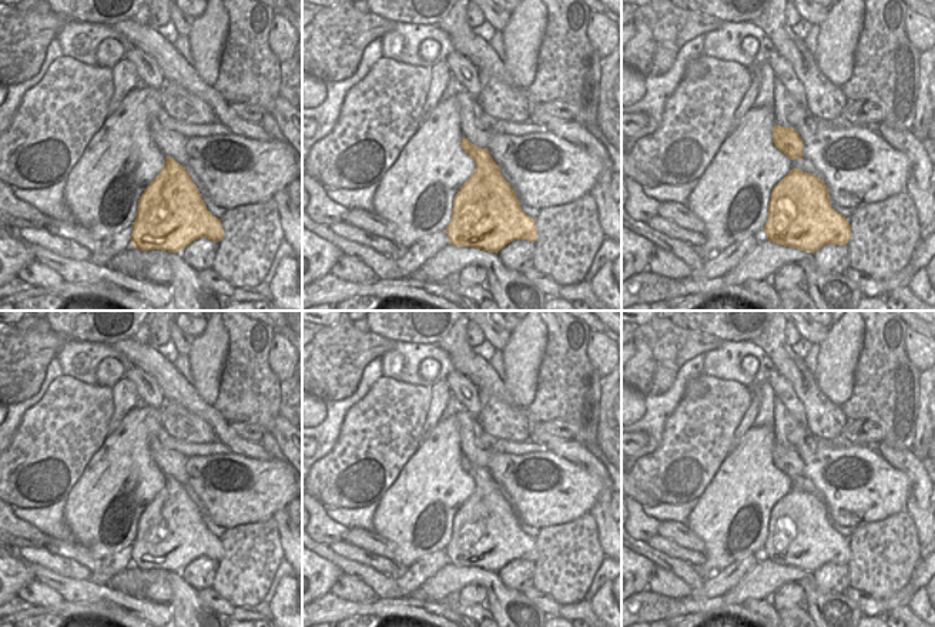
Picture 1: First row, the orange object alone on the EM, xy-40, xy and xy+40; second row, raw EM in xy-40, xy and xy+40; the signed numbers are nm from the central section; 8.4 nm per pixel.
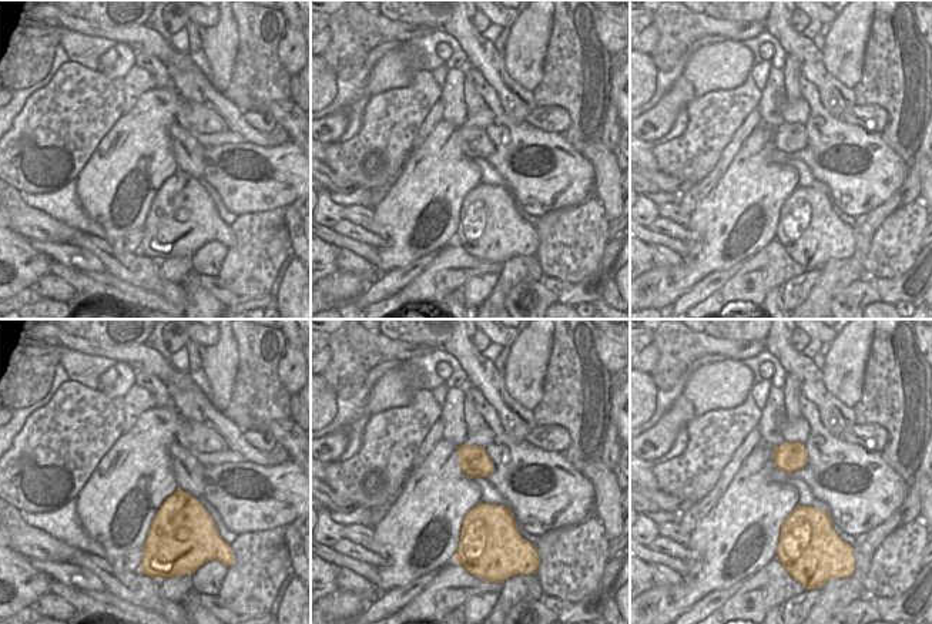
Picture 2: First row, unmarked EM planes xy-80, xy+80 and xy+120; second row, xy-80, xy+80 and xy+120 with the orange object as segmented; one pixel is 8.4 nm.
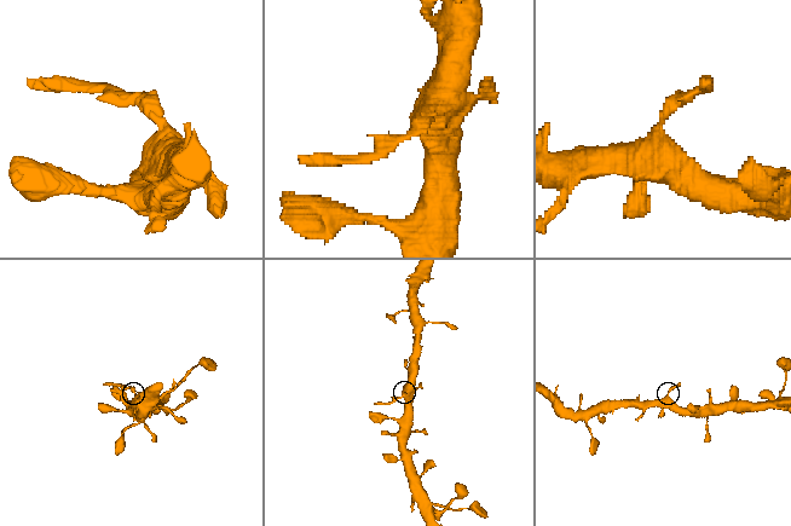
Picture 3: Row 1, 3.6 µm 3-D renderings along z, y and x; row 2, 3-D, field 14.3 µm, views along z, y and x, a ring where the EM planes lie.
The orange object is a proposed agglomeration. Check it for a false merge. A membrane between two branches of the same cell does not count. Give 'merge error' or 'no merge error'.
no merge error

